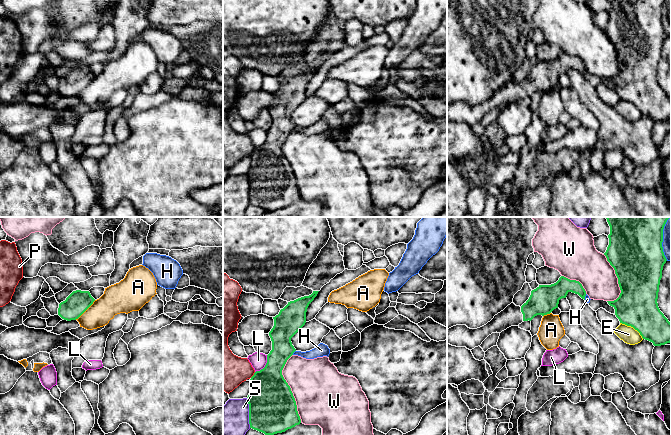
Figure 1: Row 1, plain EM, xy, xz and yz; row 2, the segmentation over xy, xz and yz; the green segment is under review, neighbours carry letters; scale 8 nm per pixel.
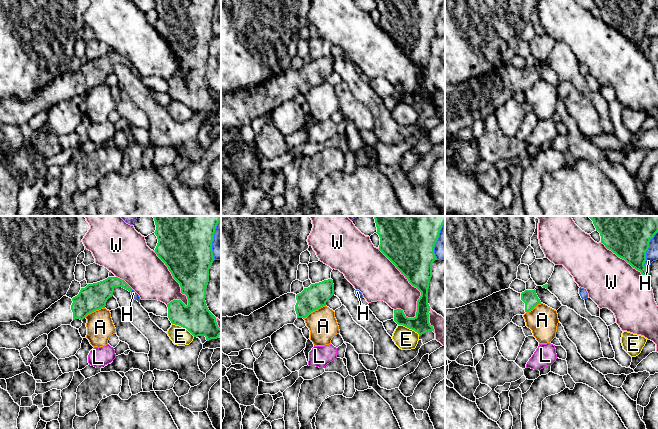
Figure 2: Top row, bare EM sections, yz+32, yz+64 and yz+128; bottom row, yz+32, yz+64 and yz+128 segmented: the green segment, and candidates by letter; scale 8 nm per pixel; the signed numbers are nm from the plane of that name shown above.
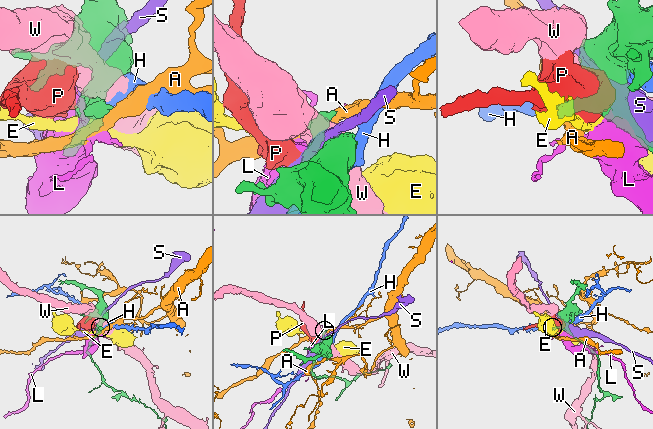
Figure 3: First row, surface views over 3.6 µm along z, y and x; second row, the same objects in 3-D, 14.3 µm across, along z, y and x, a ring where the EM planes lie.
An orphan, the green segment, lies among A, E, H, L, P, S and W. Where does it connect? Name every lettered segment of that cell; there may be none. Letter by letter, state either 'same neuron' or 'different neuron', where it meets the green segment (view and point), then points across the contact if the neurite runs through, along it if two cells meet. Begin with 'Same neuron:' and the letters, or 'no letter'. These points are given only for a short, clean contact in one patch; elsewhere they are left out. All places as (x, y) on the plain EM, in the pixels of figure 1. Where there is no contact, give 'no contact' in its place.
Same neuron: no letter
A: different neuron; contact xy (85, 86)
E: different neuron; contact yz (632, 102); border yz (620, 98), (632, 102), (643, 114)
H: different neuron; contact yz (662, 17)
L: different neuron; contact xz (265, 141)
P: different neuron; contact xz (253, 151); border xz (255, 148), (250, 153)
S: different neuron; contact xz (249, 189)
W: different neuron; contact xz (290, 164)

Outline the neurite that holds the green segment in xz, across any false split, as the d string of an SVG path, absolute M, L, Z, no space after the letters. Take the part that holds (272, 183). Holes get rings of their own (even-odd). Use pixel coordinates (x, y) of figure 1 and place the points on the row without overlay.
M330 8L327 20L310 41L302 62L313 66L309 72L298 74L273 93L274 102L269 108L272 126L263 145L251 153L249 180L250 204L274 211L285 208L301 199L290 162L282 151L287 136L296 127L291 114L305 101L309 80L321 64L345 46L338 18Z

